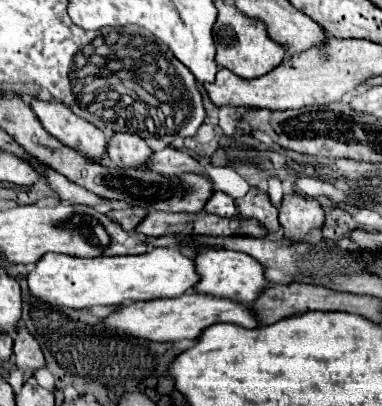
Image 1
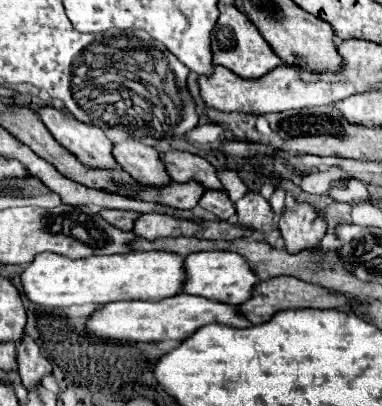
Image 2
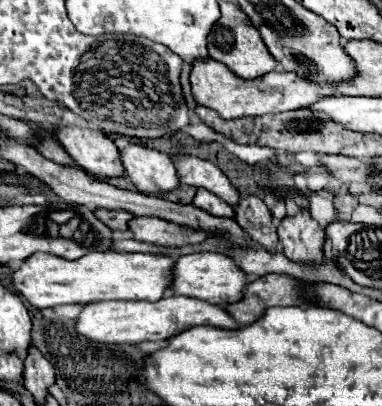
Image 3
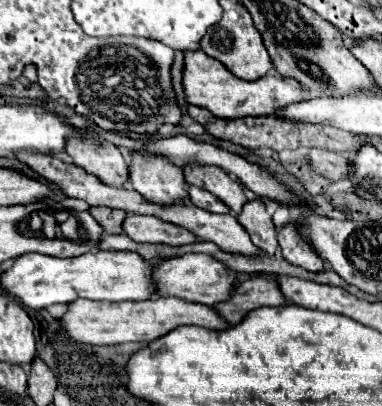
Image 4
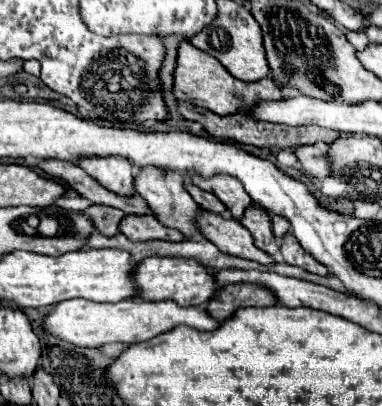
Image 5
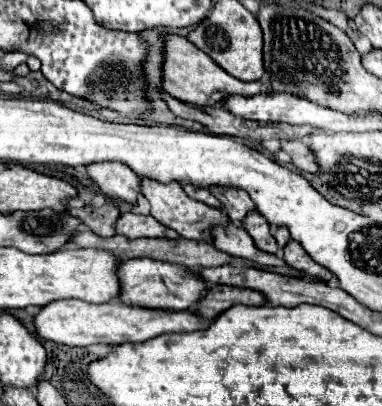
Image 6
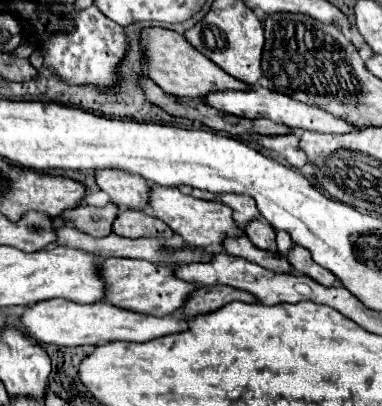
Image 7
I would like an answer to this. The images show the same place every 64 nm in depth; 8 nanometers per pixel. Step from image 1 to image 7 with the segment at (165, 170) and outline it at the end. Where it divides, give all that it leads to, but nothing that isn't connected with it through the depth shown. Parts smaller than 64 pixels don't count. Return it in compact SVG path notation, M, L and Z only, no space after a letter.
M220 196L220 200L224 200L224 204L228 204L234 210L234 220L236 224L240 224L240 228L260 218L256 202L248 200L248 196Z

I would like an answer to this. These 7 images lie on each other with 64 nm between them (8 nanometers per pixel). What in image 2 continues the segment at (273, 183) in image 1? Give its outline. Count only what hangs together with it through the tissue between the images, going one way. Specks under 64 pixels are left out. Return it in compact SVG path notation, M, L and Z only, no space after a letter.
M282 188L274 190L274 194L270 198L270 206L276 212L276 216L282 216L282 212L284 212L284 190Z

